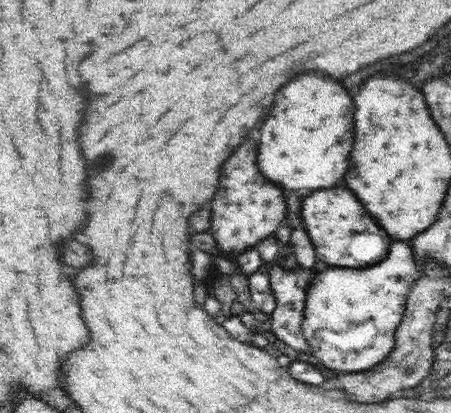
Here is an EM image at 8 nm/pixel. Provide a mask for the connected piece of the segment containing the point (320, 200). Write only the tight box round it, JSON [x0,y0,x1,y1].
[302,188,388,268]

